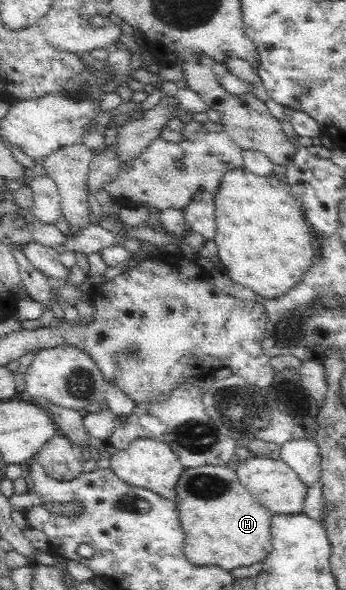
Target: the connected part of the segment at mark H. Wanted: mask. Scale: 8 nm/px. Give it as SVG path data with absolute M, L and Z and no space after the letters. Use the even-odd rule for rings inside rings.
M226 465L185 468L175 486L175 504L183 528L183 556L194 567L212 565L225 572L252 566L266 559L271 546L273 514L252 498L239 483L234 469Z

